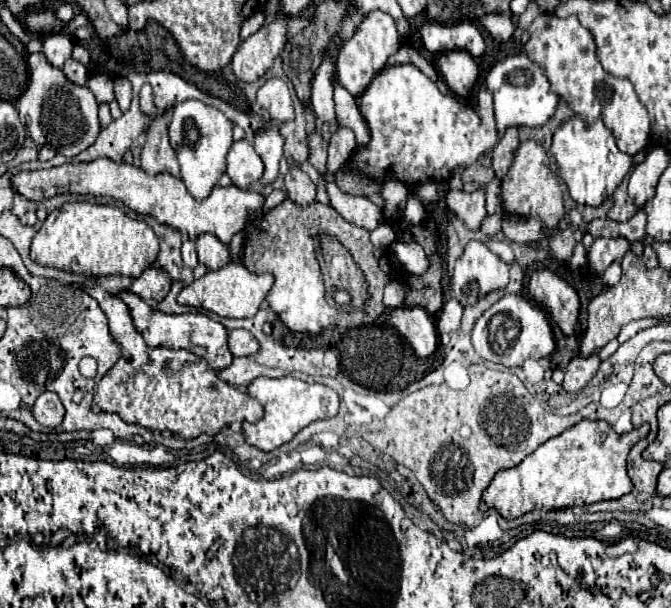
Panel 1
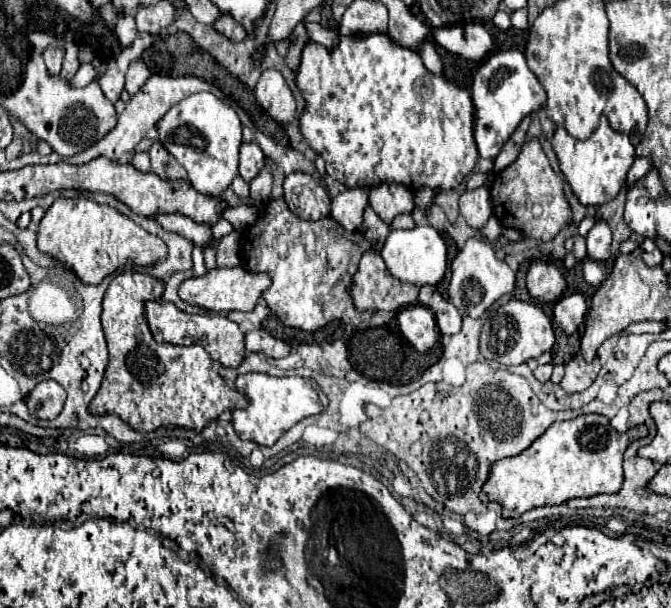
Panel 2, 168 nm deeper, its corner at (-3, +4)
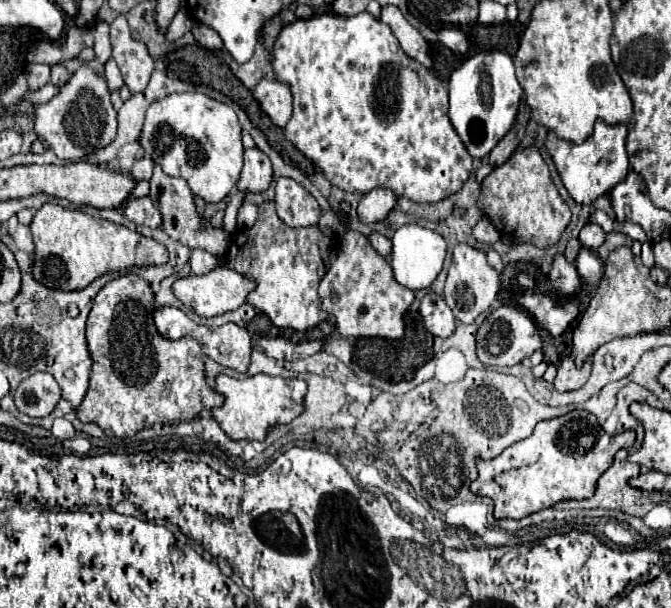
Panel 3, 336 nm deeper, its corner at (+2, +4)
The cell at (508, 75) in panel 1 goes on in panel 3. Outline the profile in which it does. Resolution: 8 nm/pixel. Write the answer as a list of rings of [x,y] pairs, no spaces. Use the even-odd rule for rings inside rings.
[[[477,52],[457,66],[449,76],[449,120],[473,158],[485,158],[495,144],[509,132],[515,122],[523,88],[515,76],[515,66],[509,54]]]

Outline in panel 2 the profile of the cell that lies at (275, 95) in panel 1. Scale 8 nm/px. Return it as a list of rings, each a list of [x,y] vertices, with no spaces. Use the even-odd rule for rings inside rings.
[[[264,70],[254,90],[258,104],[278,122],[290,124],[296,120],[296,100],[278,70]]]

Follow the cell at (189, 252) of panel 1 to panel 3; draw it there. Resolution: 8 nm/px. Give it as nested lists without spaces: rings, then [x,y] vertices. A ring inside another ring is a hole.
[[[195,248],[195,250],[191,250],[189,264],[191,264],[193,274],[207,274],[213,268],[217,268],[217,256],[215,254],[209,254],[207,250]]]

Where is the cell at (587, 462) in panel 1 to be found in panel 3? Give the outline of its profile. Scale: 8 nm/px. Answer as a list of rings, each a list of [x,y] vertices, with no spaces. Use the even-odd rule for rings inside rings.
[[[571,410],[565,416],[539,422],[529,438],[505,448],[499,456],[491,460],[479,458],[479,476],[471,484],[471,492],[495,502],[495,518],[525,518],[561,500],[591,498],[597,476],[609,468],[613,456],[611,436],[603,432],[597,418],[585,410]]]

